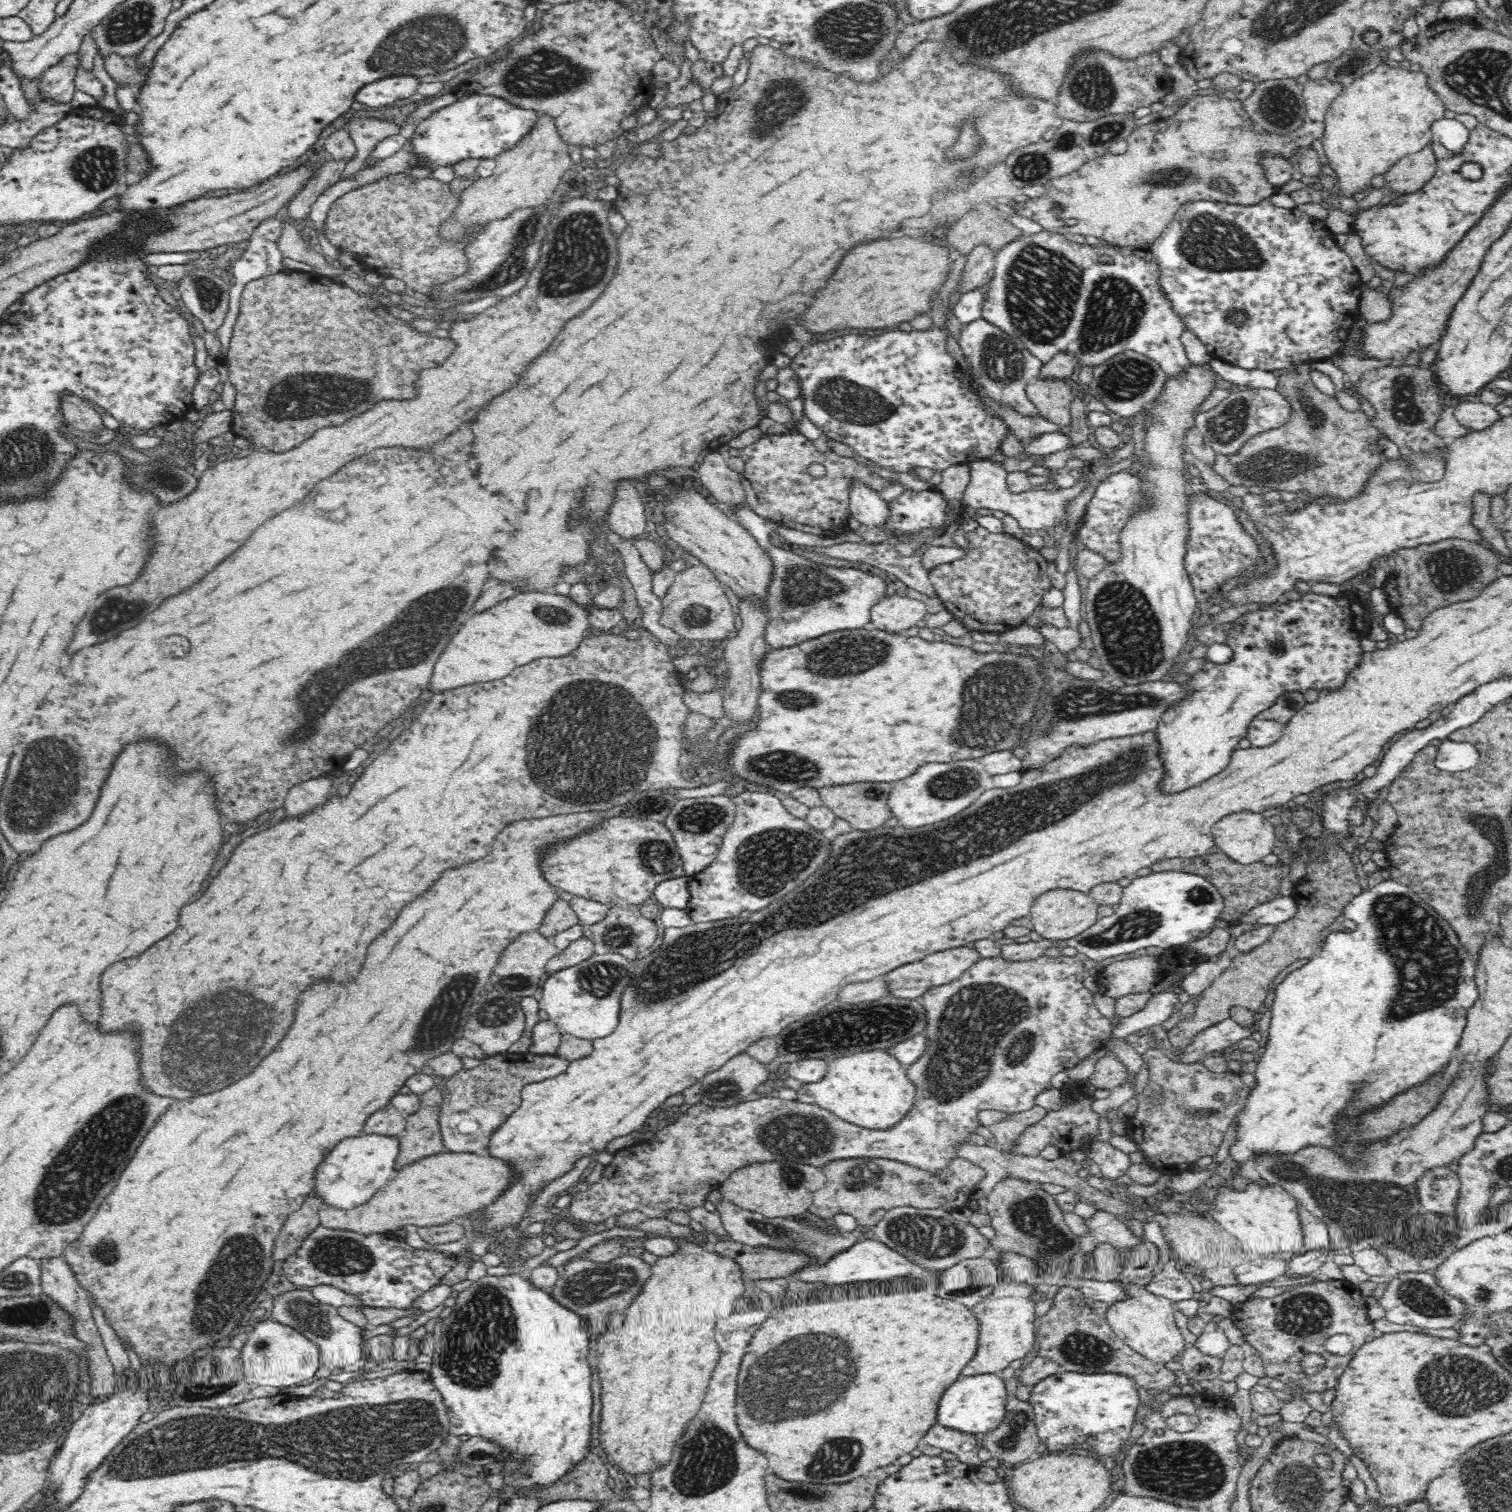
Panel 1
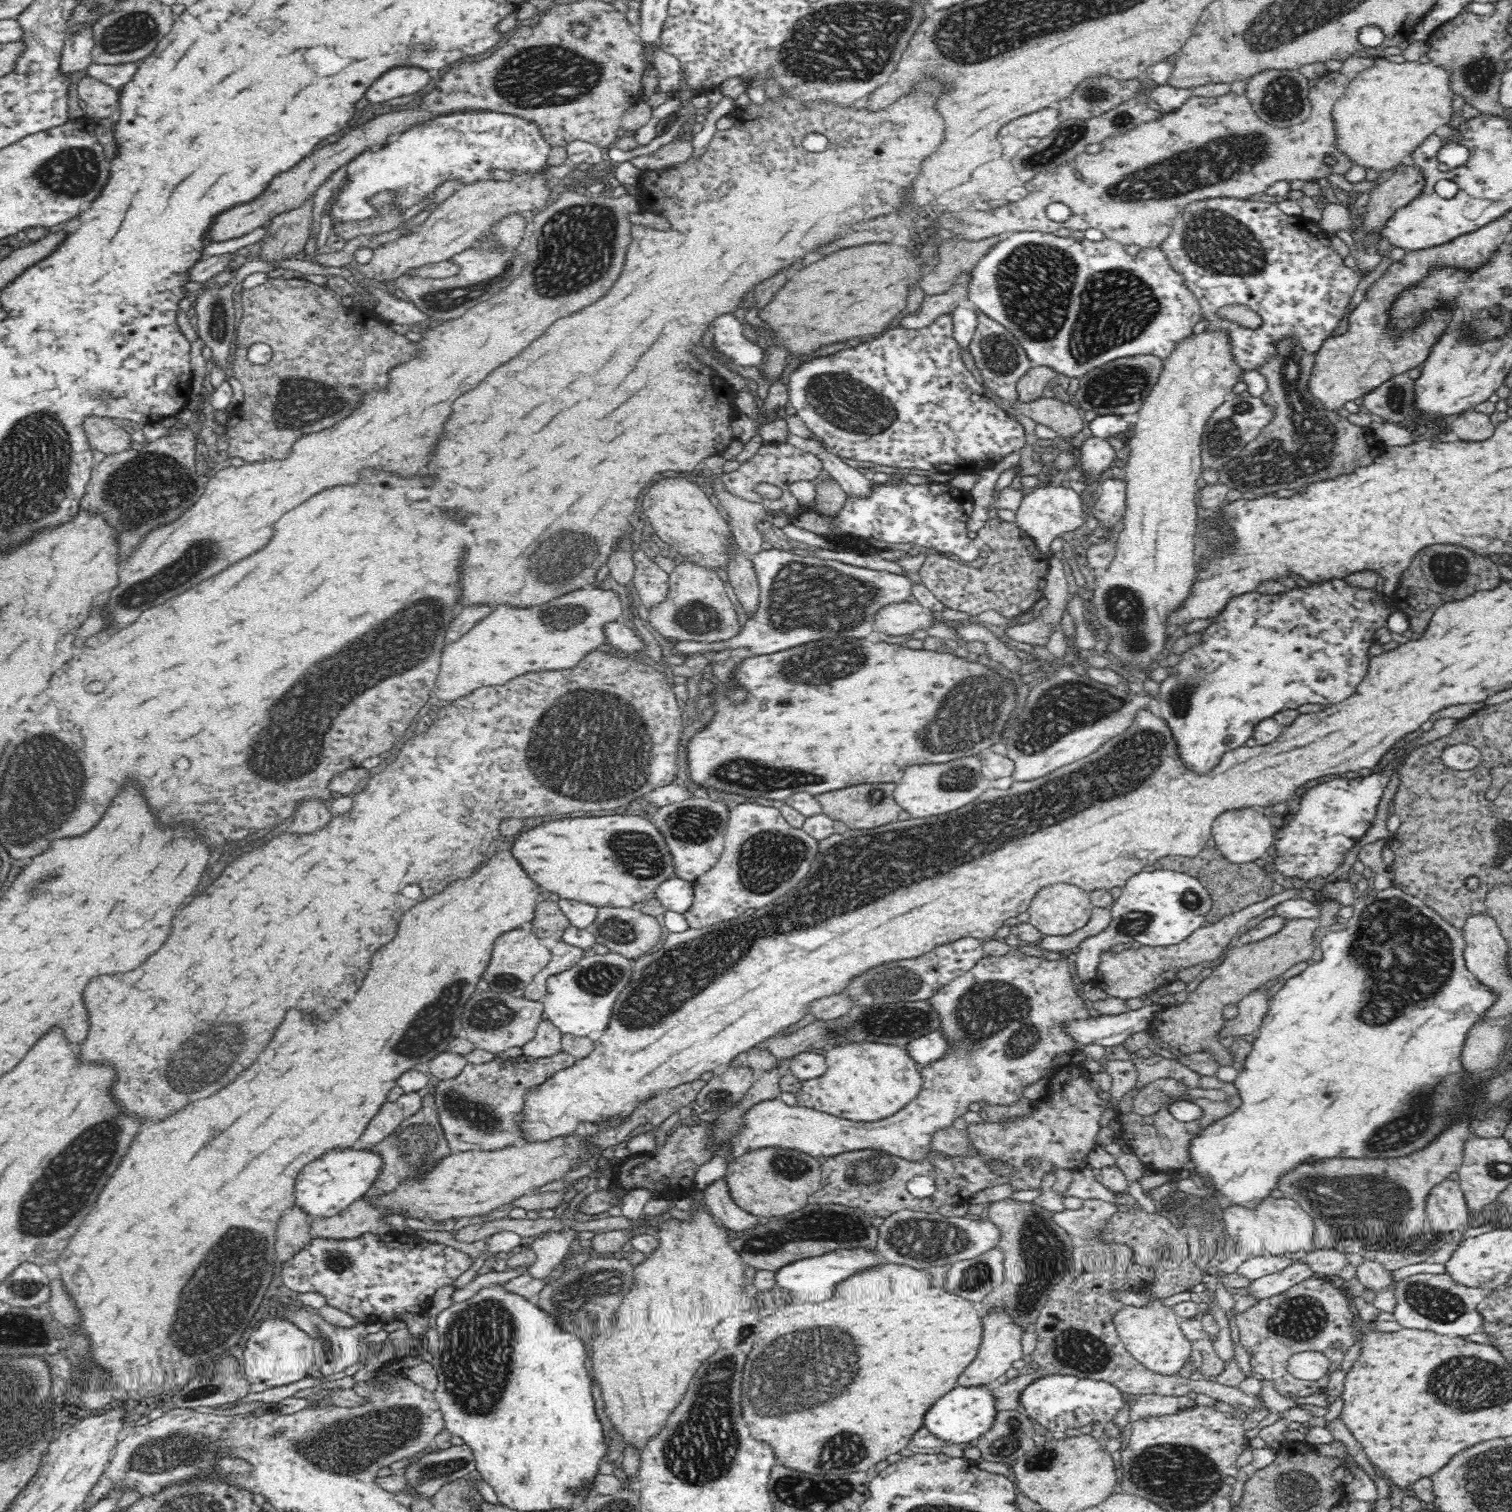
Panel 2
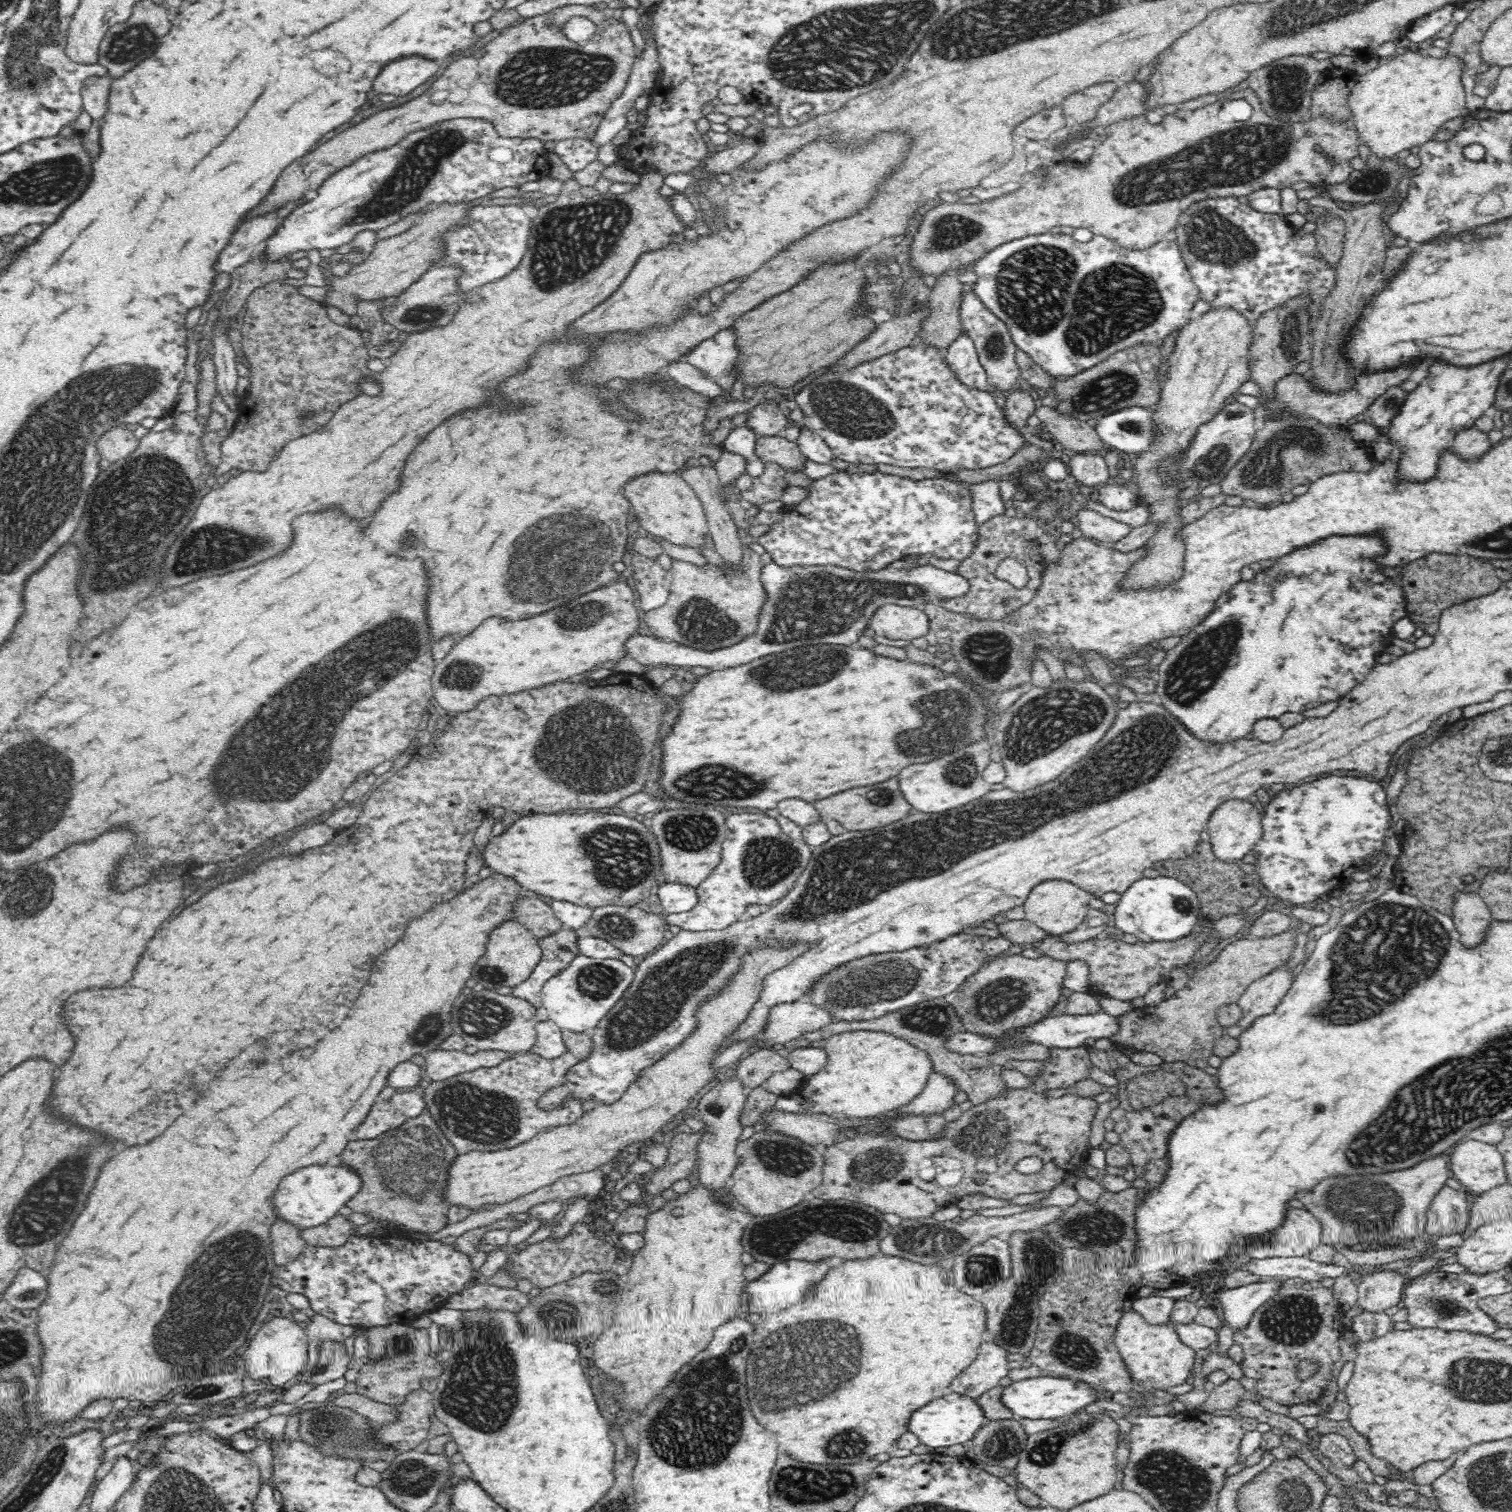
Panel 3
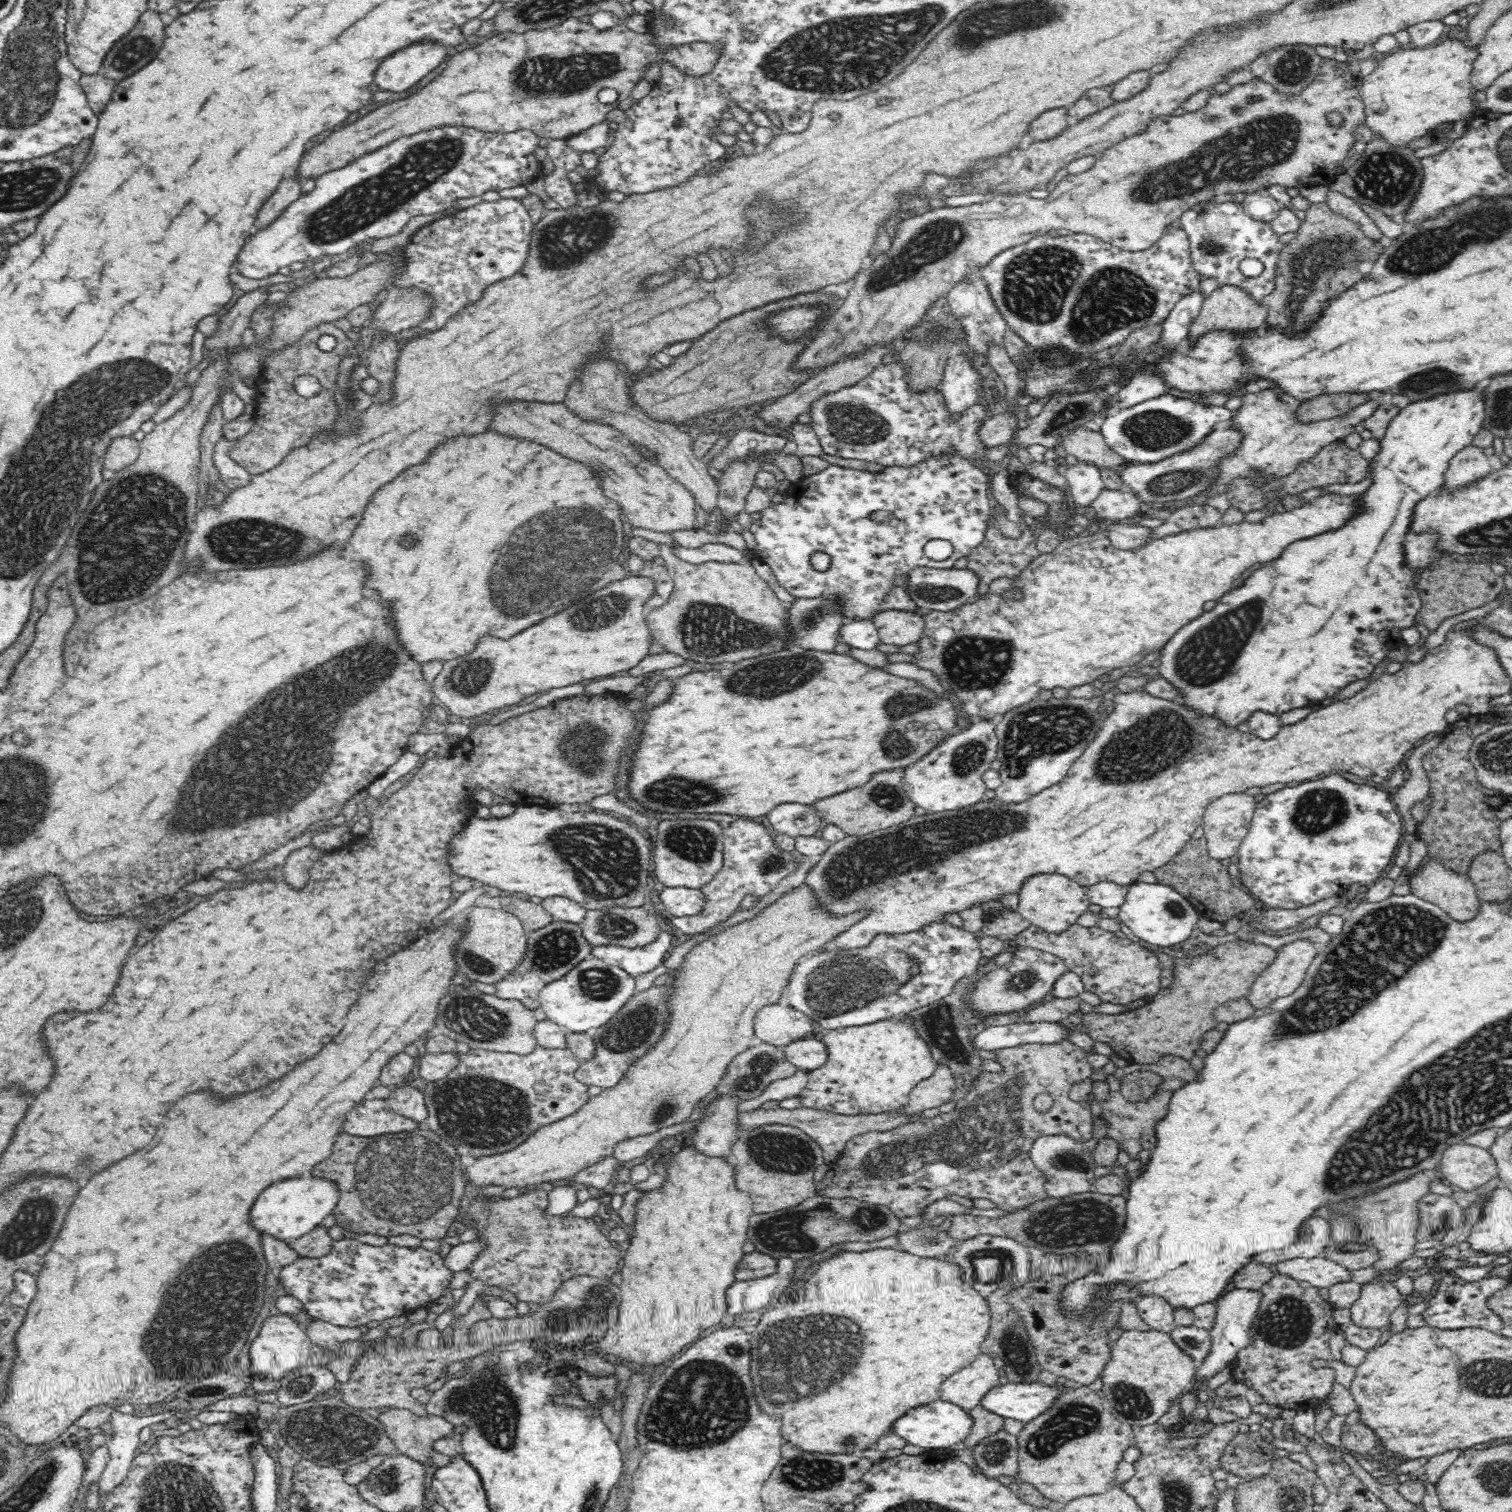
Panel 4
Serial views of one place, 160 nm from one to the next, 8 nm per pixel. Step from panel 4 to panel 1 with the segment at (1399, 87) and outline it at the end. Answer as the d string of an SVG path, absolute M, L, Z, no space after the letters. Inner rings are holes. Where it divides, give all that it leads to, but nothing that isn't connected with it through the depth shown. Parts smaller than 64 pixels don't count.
M1388 48L1380 50L1382 64L1362 78L1354 80L1333 100L1326 113L1321 134L1322 150L1331 173L1338 185L1338 193L1343 197L1353 197L1370 185L1376 175L1385 176L1390 168L1402 157L1418 152L1434 140L1431 127L1434 122L1444 118L1445 107L1435 92L1427 86L1427 76L1422 71L1410 71L1390 62Z

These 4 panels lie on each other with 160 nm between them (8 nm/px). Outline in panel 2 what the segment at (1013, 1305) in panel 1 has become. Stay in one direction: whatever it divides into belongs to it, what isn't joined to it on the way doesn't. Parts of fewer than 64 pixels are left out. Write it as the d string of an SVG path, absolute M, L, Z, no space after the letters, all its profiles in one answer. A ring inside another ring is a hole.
M994 1305L987 1310L986 1316L981 1318L983 1324L982 1340L976 1358L964 1369L959 1376L958 1385L988 1384L1000 1378L1012 1368L1012 1362L1024 1359L1022 1355L1022 1336L1025 1330L1004 1305Z

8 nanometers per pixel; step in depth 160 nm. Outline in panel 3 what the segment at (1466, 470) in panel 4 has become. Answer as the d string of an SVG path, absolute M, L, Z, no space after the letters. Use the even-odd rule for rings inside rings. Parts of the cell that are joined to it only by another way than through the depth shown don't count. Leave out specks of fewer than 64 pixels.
M1476 426L1462 427L1458 432L1455 432L1454 438L1449 444L1453 452L1461 454L1465 460L1482 456L1492 446L1488 432L1478 429Z

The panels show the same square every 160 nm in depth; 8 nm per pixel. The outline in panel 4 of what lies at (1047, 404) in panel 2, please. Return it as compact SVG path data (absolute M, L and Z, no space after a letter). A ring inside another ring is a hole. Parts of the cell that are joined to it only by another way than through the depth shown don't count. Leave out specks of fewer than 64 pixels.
M1084 425L1064 430L1060 434L1060 445L1062 452L1072 455L1078 461L1092 463L1099 468L1110 468L1111 466L1126 463L1103 439L1101 432L1094 432Z

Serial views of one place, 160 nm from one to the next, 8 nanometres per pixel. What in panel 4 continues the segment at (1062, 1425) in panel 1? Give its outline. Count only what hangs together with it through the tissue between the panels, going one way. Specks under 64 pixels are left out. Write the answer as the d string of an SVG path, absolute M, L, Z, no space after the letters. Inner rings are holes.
M1009 1381L992 1388L981 1403L999 1416L1027 1423L1049 1412L1064 1390L1066 1387L1058 1383L1052 1386L1038 1381Z

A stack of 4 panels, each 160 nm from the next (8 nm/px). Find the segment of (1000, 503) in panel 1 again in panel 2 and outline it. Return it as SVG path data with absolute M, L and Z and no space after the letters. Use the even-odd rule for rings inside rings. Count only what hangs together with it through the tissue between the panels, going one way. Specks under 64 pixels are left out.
M1069 484L1064 486L1035 487L1023 495L1023 500L1015 510L1015 523L1035 543L1035 547L1048 556L1054 556L1050 551L1050 543L1065 532L1076 530L1085 523L1082 499Z

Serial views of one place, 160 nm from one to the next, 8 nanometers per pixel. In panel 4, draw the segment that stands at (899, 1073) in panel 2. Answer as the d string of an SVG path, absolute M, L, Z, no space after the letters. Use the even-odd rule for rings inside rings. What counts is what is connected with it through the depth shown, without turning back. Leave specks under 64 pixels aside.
M903 1016L864 1026L819 1032L818 1036L827 1048L827 1061L820 1068L809 1071L808 1084L798 1096L802 1107L843 1115L857 1115L880 1114L906 1106L914 1086L930 1078L937 1064L925 1042L916 1034L911 1024L902 1021L901 1017Z

